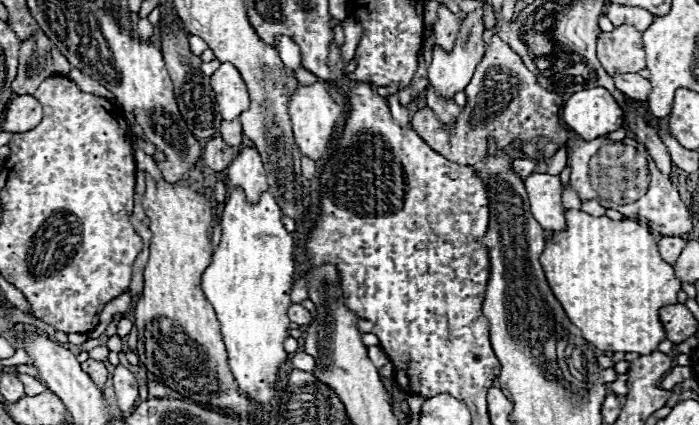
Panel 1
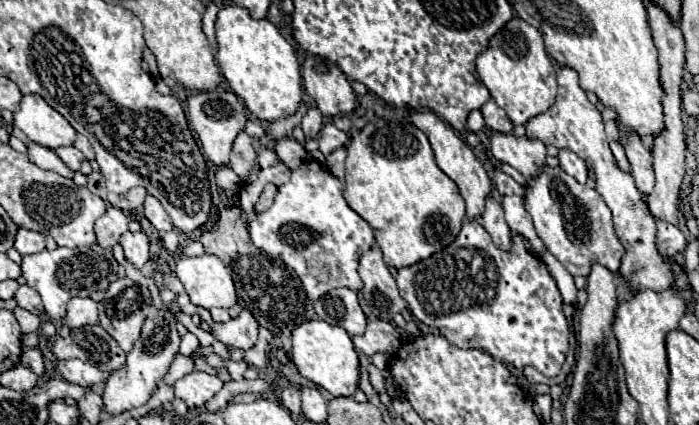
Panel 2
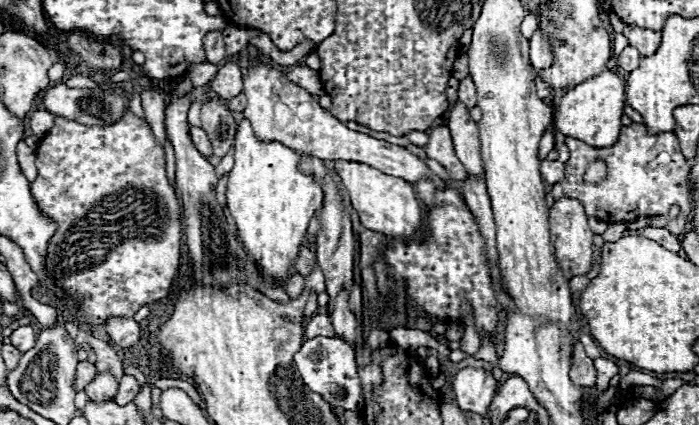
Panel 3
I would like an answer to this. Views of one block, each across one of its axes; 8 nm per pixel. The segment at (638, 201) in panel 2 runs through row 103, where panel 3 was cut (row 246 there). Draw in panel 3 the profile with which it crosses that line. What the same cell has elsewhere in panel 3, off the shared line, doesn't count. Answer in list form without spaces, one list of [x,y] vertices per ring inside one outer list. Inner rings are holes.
[[[558,198],[550,208],[550,240],[554,244],[556,262],[560,264],[564,276],[570,280],[572,276],[590,272],[592,262],[592,236],[594,232],[588,226],[588,216],[584,214],[582,204],[576,198]]]

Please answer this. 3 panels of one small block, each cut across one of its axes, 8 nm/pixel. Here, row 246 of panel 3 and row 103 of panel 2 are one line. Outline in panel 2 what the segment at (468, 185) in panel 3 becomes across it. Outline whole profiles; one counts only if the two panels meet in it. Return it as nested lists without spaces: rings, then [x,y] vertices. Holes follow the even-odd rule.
[[[488,100],[480,110],[482,110],[482,116],[486,120],[486,126],[490,126],[496,132],[504,132],[504,134],[512,132],[514,124],[510,122],[510,118],[506,116],[506,112],[494,100]]]

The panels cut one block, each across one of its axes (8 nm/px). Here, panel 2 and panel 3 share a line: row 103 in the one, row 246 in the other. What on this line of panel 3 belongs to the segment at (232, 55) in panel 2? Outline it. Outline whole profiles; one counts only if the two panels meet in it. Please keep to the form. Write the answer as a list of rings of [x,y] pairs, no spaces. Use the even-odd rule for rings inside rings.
[[[242,120],[234,140],[234,168],[228,178],[228,208],[238,226],[238,238],[256,260],[264,278],[284,284],[294,268],[310,218],[322,208],[322,188],[298,170],[300,156],[280,142],[260,142],[248,120]]]

